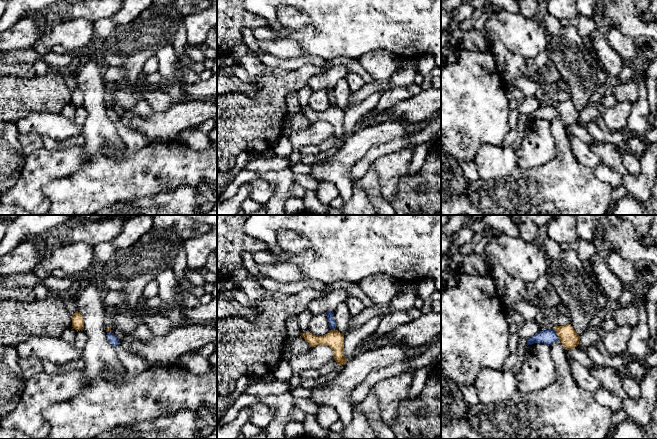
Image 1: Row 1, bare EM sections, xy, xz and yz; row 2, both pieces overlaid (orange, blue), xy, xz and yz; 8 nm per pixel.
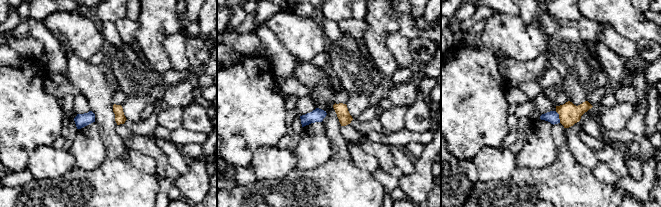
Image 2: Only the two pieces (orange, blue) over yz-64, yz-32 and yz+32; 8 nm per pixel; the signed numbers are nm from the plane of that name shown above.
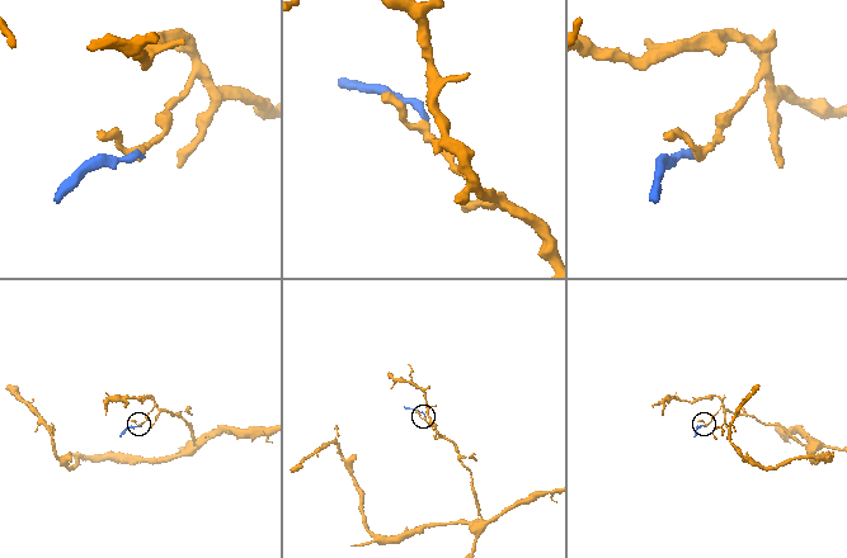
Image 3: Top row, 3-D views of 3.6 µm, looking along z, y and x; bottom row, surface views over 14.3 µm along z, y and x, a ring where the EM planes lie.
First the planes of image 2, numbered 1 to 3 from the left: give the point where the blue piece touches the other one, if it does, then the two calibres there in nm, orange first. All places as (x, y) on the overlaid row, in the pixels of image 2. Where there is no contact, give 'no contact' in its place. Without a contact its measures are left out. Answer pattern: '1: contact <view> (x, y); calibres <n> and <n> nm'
1: no contact
2: no contact
3: contact yz+32 (559, 117); calibres 170 and 100 nm

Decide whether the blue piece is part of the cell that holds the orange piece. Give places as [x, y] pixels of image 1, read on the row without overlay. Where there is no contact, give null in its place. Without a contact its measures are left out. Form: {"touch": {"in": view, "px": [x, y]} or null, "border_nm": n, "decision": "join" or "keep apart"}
{"touch": {"in": "yz", "px": [556, 108]}, "border_nm": 100, "decision": "keep apart"}

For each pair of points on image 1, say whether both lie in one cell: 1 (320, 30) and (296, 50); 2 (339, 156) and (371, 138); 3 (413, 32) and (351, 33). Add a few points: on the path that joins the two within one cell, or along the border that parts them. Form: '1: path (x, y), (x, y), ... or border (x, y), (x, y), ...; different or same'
1: border (278, 39), (296, 40), (306, 55); different
2: path (347, 153), (363, 139); same
3: path (398, 32), (366, 32); same

